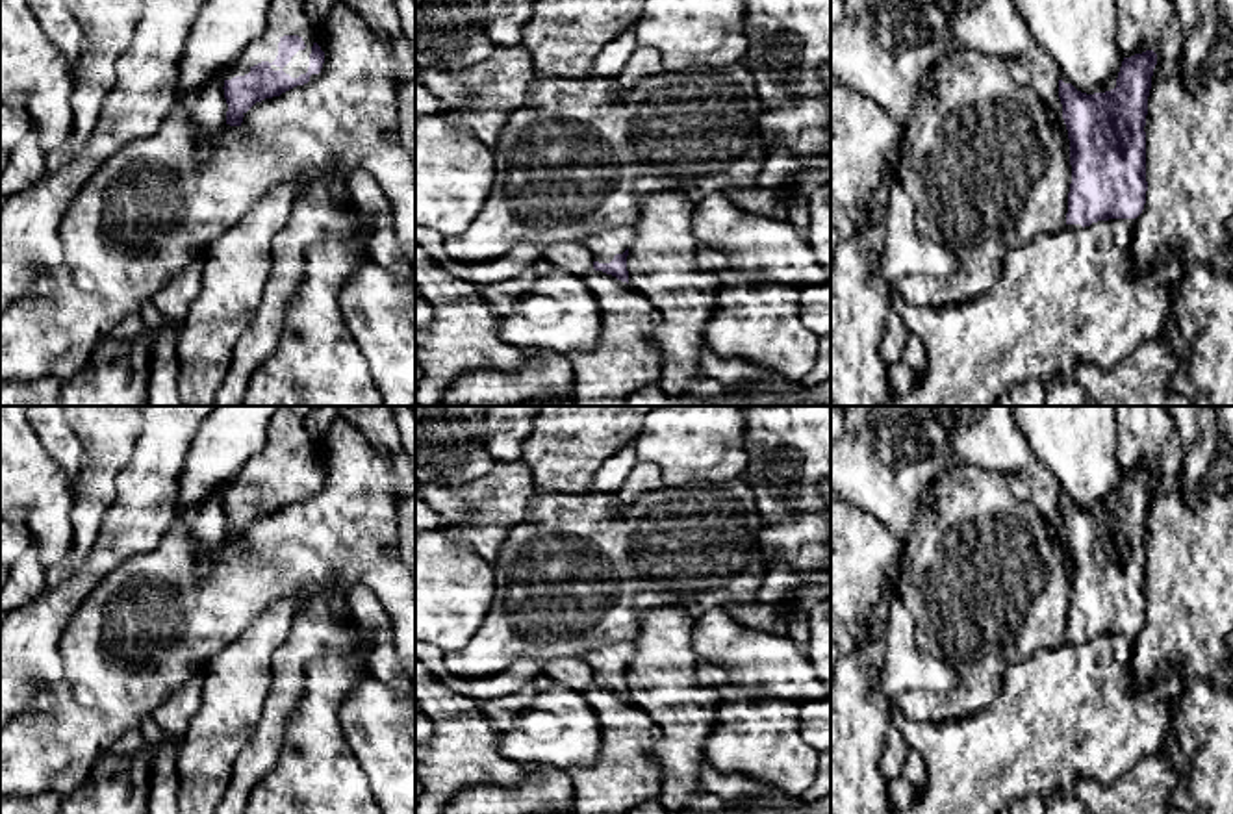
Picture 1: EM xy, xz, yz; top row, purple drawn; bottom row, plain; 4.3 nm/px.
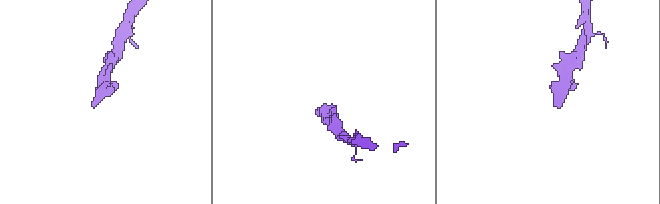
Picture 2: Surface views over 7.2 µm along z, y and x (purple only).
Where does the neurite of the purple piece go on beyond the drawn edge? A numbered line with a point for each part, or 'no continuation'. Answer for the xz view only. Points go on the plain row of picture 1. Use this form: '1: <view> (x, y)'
1: xz (616, 655)

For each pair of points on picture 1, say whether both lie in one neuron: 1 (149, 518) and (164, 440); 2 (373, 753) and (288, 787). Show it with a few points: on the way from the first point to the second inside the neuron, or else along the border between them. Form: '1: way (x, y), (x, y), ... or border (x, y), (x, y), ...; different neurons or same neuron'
1: way (147, 499), (147, 486), (158, 458); same neuron
2: border (338, 720), (345, 742), (375, 794); different neurons

